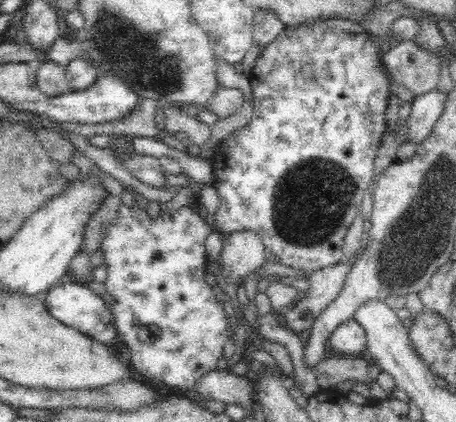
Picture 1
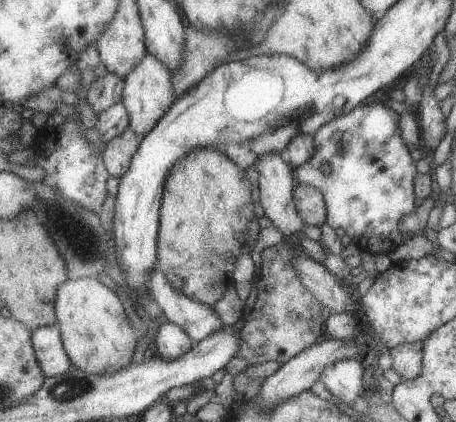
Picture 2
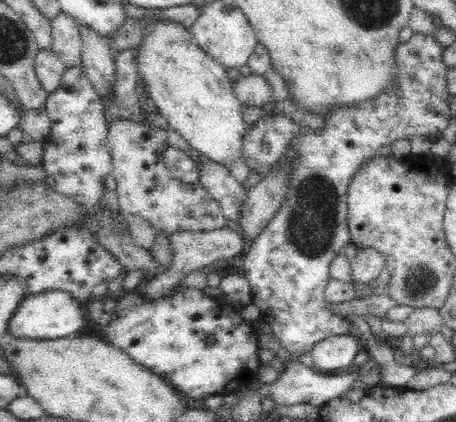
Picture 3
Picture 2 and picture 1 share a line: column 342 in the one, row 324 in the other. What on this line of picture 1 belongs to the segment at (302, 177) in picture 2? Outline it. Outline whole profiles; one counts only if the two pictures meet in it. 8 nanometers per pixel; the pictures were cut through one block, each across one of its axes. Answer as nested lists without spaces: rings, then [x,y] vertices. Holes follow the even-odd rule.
[[[124,204],[118,208],[118,218],[114,222],[108,224],[106,232],[104,232],[104,238],[102,238],[102,244],[100,244],[100,250],[104,252],[104,266],[108,266],[108,280],[106,280],[106,292],[114,298],[114,302],[110,304],[112,308],[112,318],[114,318],[114,324],[116,324],[116,334],[118,334],[118,340],[126,344],[126,352],[130,352],[132,356],[132,366],[134,370],[138,370],[140,374],[144,374],[144,378],[148,380],[154,380],[154,382],[162,382],[166,388],[168,386],[176,386],[176,388],[184,388],[184,390],[194,390],[196,388],[196,382],[216,370],[216,364],[218,364],[218,358],[222,356],[224,352],[224,346],[226,342],[232,338],[234,332],[230,332],[230,324],[228,324],[228,316],[226,316],[226,308],[216,300],[212,288],[206,284],[206,276],[208,276],[208,258],[206,258],[206,240],[208,236],[214,232],[212,228],[212,220],[206,218],[206,214],[200,210],[200,208],[192,208],[192,206],[182,206],[174,212],[162,212],[160,218],[156,218],[156,222],[152,222],[146,214],[146,210],[140,210],[136,204],[134,208],[126,208]]]

